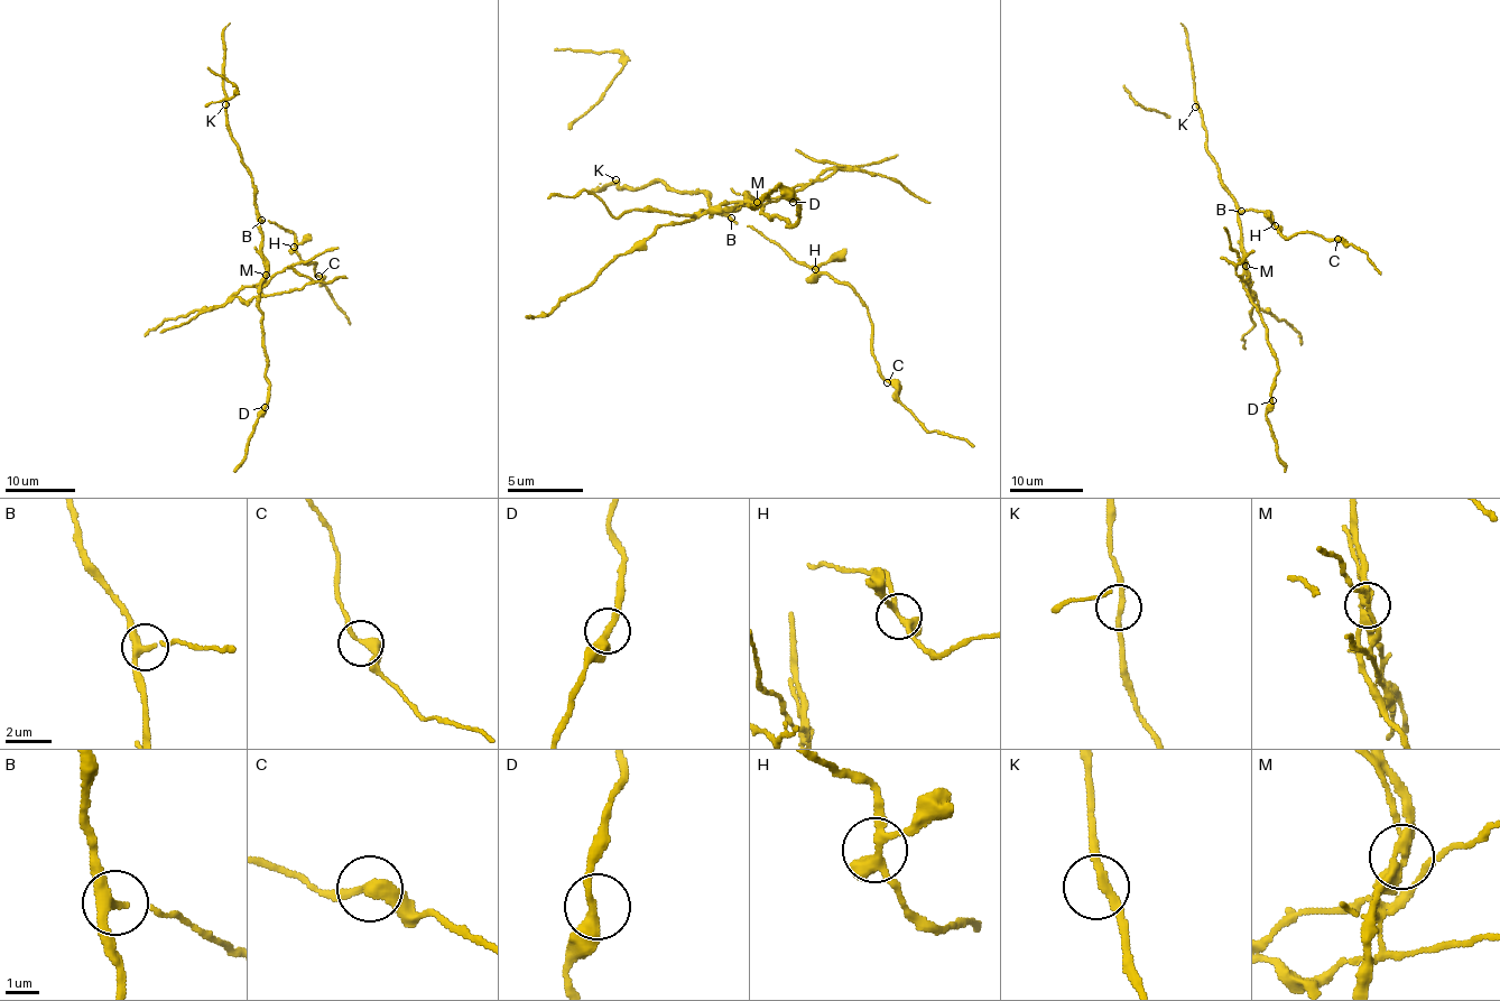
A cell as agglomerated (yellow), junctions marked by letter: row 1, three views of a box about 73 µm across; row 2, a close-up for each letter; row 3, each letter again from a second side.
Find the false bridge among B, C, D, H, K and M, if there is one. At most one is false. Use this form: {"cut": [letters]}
{"cut": ["M"]}

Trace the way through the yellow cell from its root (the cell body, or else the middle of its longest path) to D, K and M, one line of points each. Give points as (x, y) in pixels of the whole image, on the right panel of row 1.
D: (1239, 229), (1250, 302), (1261, 317), (1265, 339), (1278, 369), (1271, 392), (1272, 400)
K: (1239, 229), (1237, 206), (1221, 182), (1216, 161), (1206, 149), (1207, 132), (1201, 112), (1195, 107)
M: (1239, 229), (1244, 266)

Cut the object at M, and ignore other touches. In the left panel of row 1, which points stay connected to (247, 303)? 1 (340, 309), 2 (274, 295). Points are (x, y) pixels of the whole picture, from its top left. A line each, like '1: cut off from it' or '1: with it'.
1: cut off from it
2: with it

